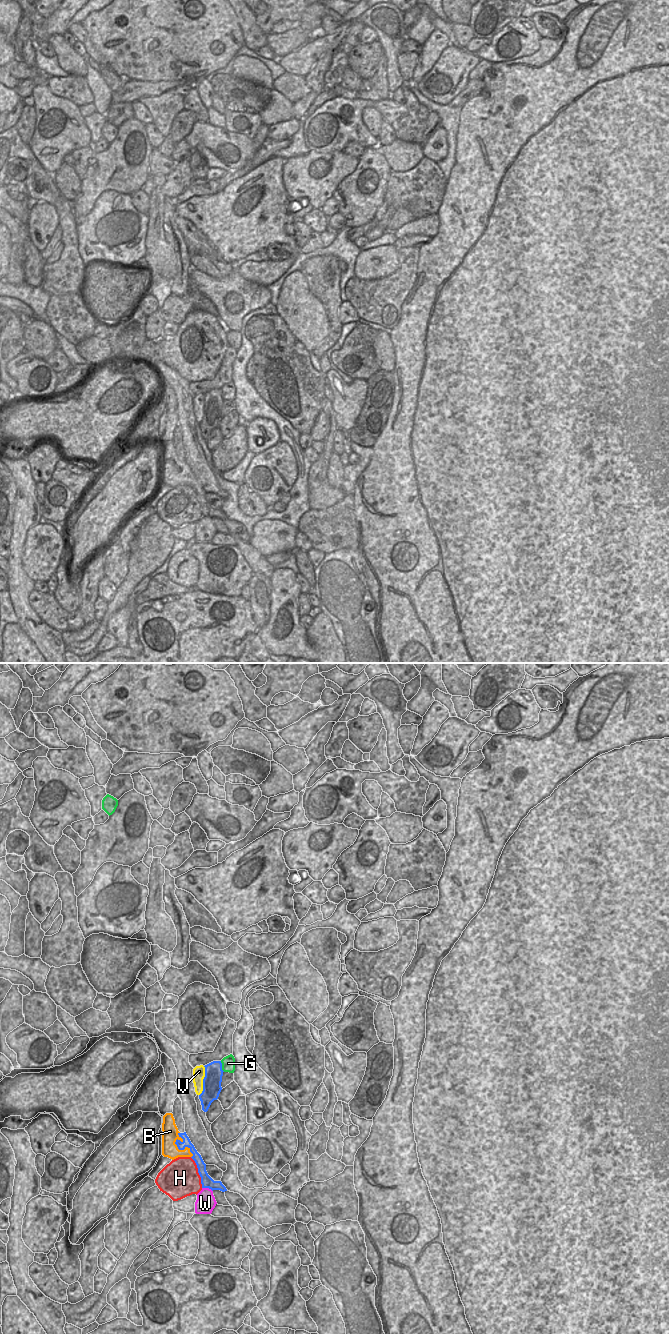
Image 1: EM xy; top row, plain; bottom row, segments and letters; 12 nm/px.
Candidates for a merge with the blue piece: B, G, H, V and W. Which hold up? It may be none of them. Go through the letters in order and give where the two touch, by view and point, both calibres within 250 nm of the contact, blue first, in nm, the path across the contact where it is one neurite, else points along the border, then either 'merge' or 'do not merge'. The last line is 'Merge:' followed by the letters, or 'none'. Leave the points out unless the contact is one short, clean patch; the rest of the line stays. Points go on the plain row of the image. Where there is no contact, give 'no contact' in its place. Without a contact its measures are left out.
B: meets blue in xy at (177, 474); 100 nm thick on the blue side, 190 nm on the other; do not merge
G: meets blue in xy at (221, 394); 220 nm thick on the blue side, 170 nm on the other; do not merge
H: meets blue in xy at (198, 500); 140 nm thick on the blue side, 460 nm on the other; do not merge
V: meets blue in xy at (203, 409); 220 nm thick on the blue side, 140 nm on the other; do not merge
W: meets blue in xy at (207, 515); 140 nm thick on the blue side, 240 nm on the other; border along xy (202, 515), (208, 515), (212, 519); do not merge
Merge: none

